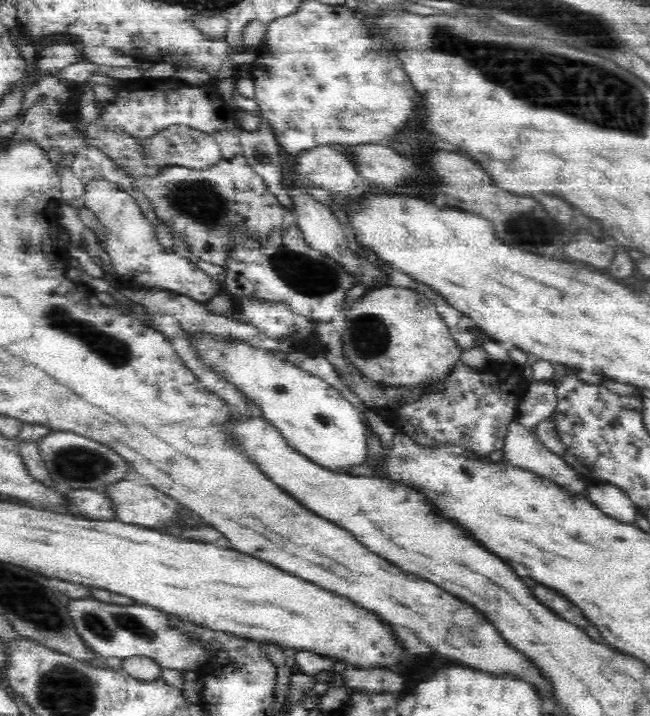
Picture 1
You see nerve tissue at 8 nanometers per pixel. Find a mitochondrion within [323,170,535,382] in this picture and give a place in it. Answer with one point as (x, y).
(368, 337)

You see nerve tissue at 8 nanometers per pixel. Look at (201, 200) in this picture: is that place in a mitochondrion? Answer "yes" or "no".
yes

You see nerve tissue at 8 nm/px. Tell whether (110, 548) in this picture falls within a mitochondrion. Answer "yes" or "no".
no

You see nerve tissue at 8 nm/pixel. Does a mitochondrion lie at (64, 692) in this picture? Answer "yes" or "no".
yes

